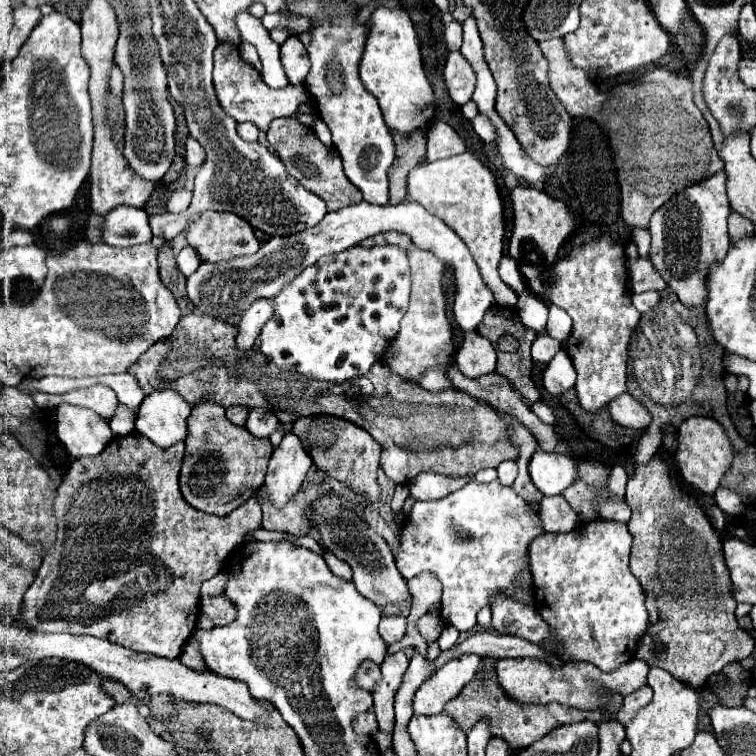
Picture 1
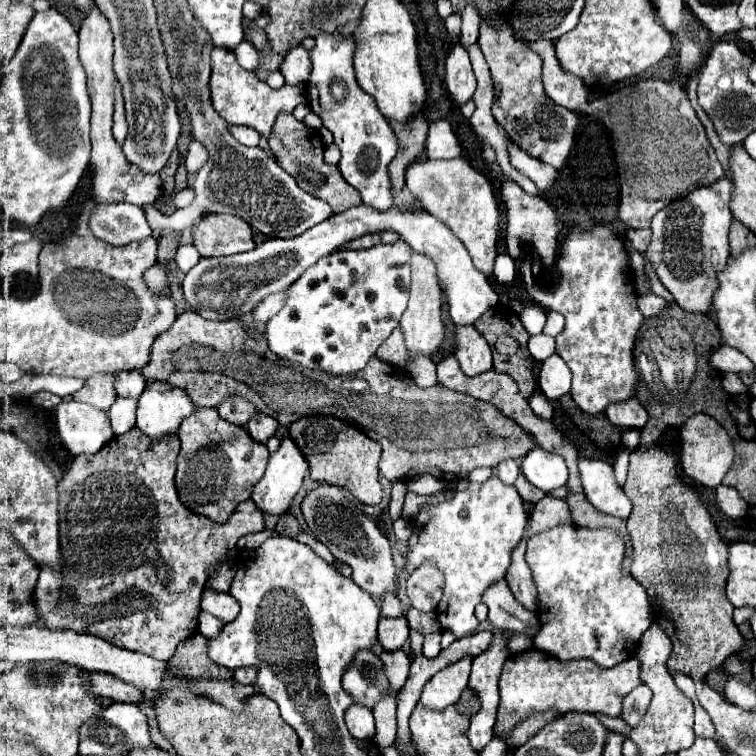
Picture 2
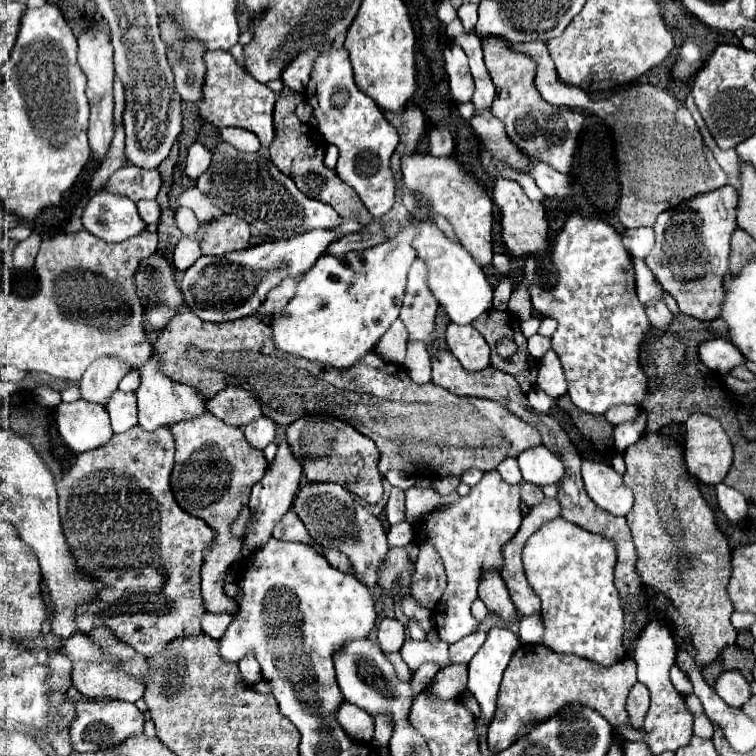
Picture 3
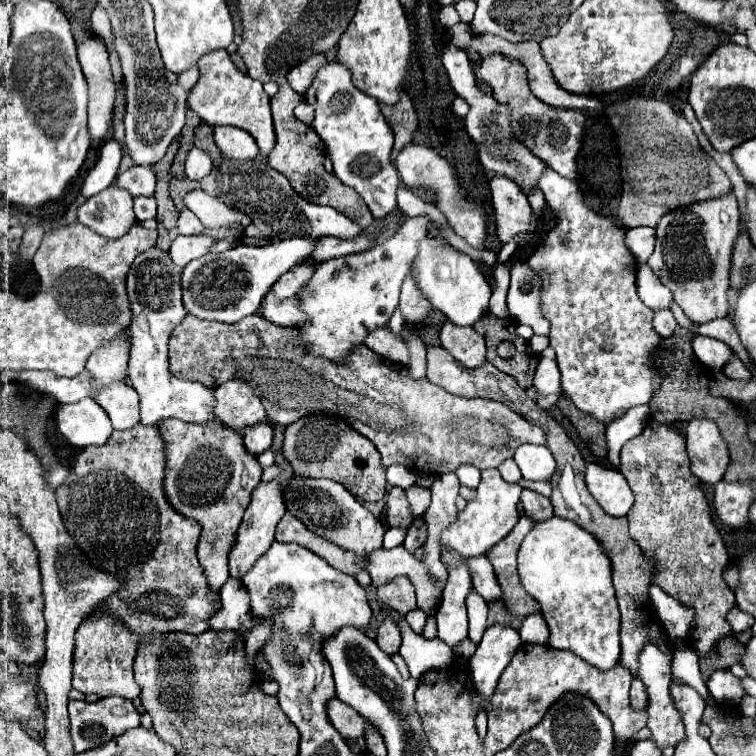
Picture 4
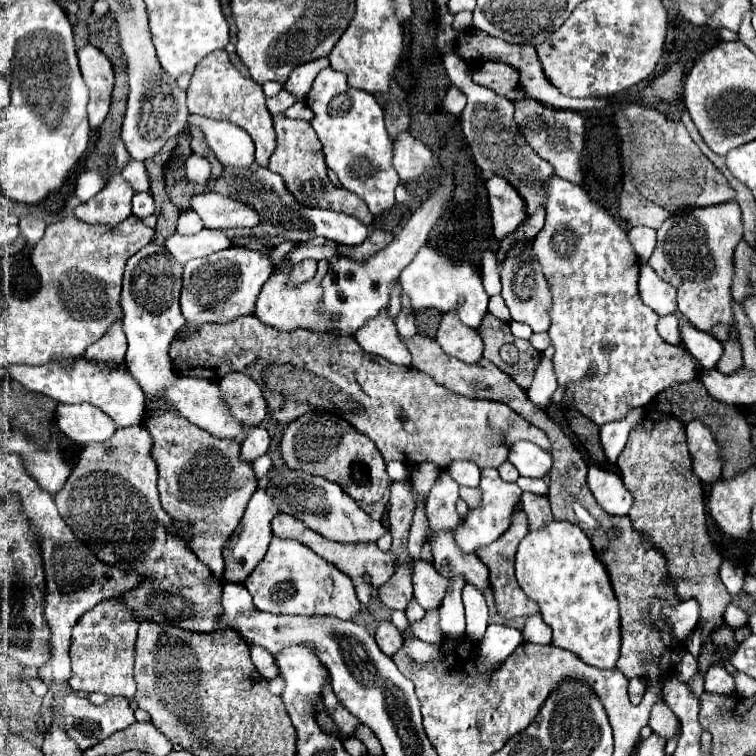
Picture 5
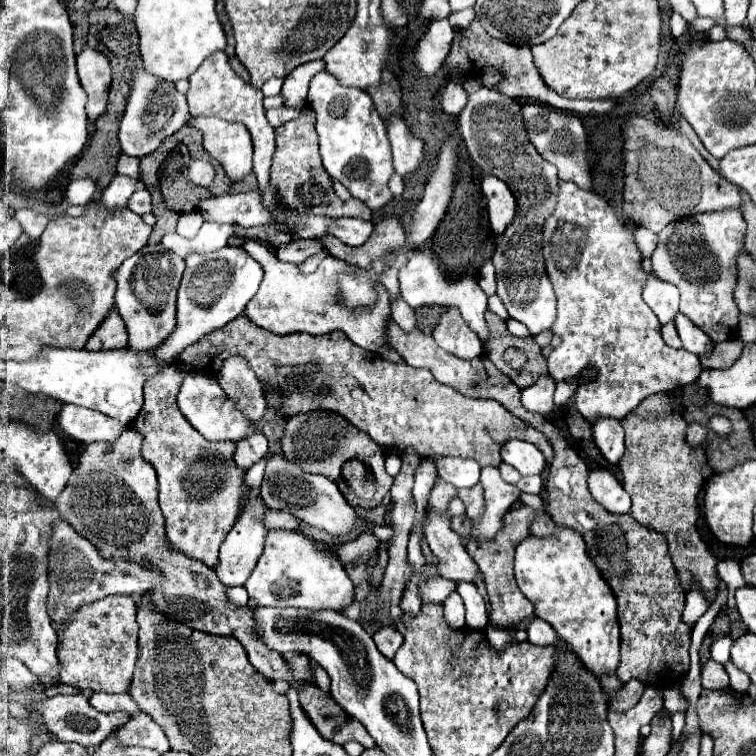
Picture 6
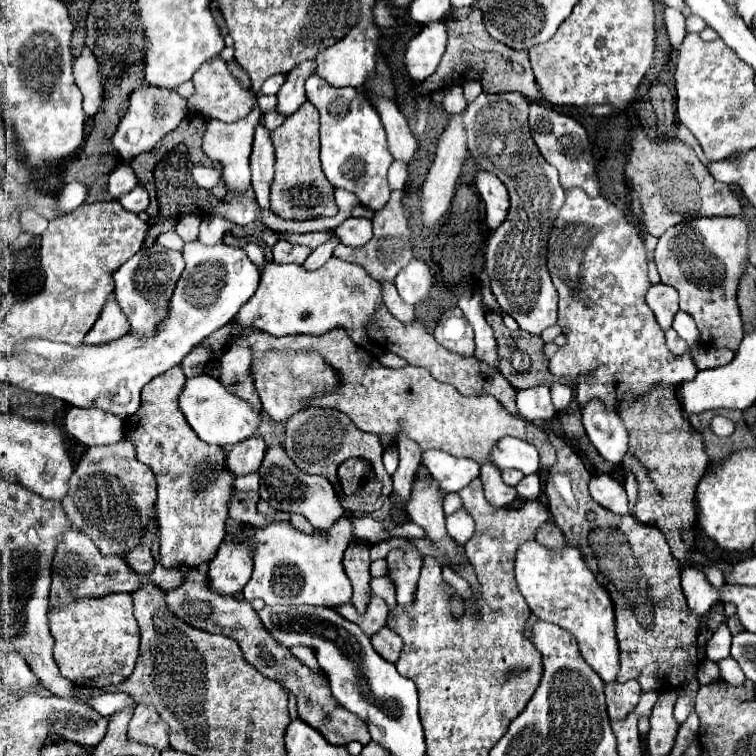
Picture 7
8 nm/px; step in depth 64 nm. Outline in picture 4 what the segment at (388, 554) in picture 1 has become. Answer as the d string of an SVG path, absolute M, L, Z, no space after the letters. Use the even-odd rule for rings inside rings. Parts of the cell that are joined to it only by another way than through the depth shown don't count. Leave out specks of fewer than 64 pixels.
M292 478L284 490L286 508L298 520L302 520L316 536L322 536L336 546L354 552L356 556L364 558L382 548L384 526L378 518L372 516L342 484L334 480L314 480L314 478Z

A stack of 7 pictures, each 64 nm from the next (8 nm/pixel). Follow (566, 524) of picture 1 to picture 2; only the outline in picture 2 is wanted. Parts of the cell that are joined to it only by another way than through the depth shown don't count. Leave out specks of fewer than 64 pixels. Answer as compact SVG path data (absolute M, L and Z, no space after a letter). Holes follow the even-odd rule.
M544 496L532 510L530 514L530 528L528 534L538 534L562 524L574 524L572 516L570 516L570 508L566 504L566 500L554 498L554 496Z

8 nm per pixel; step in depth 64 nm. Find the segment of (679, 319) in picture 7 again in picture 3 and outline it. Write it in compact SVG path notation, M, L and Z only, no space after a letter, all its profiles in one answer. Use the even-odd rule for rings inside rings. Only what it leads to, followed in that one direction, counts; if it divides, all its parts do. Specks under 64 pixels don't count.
M724 338L708 340L700 344L700 360L710 368L720 374L728 374L736 366L744 366L746 358L740 354L740 350Z

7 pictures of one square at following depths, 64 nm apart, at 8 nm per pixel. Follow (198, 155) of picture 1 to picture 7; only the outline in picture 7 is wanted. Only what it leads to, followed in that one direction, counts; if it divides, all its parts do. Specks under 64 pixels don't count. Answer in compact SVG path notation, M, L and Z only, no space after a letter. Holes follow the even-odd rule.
M194 166L194 168L192 168L192 178L194 178L194 182L196 182L200 188L210 190L210 188L214 188L214 186L218 184L220 174L218 174L212 166Z

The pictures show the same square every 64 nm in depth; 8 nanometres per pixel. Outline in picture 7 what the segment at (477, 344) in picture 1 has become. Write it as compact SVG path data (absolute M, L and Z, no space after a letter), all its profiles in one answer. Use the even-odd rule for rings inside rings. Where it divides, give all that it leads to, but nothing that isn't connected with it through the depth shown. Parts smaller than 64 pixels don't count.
M452 308L450 312L446 312L446 316L440 320L440 324L434 330L434 338L440 346L448 348L450 352L462 356L474 356L476 350L474 330L460 312L460 308Z

